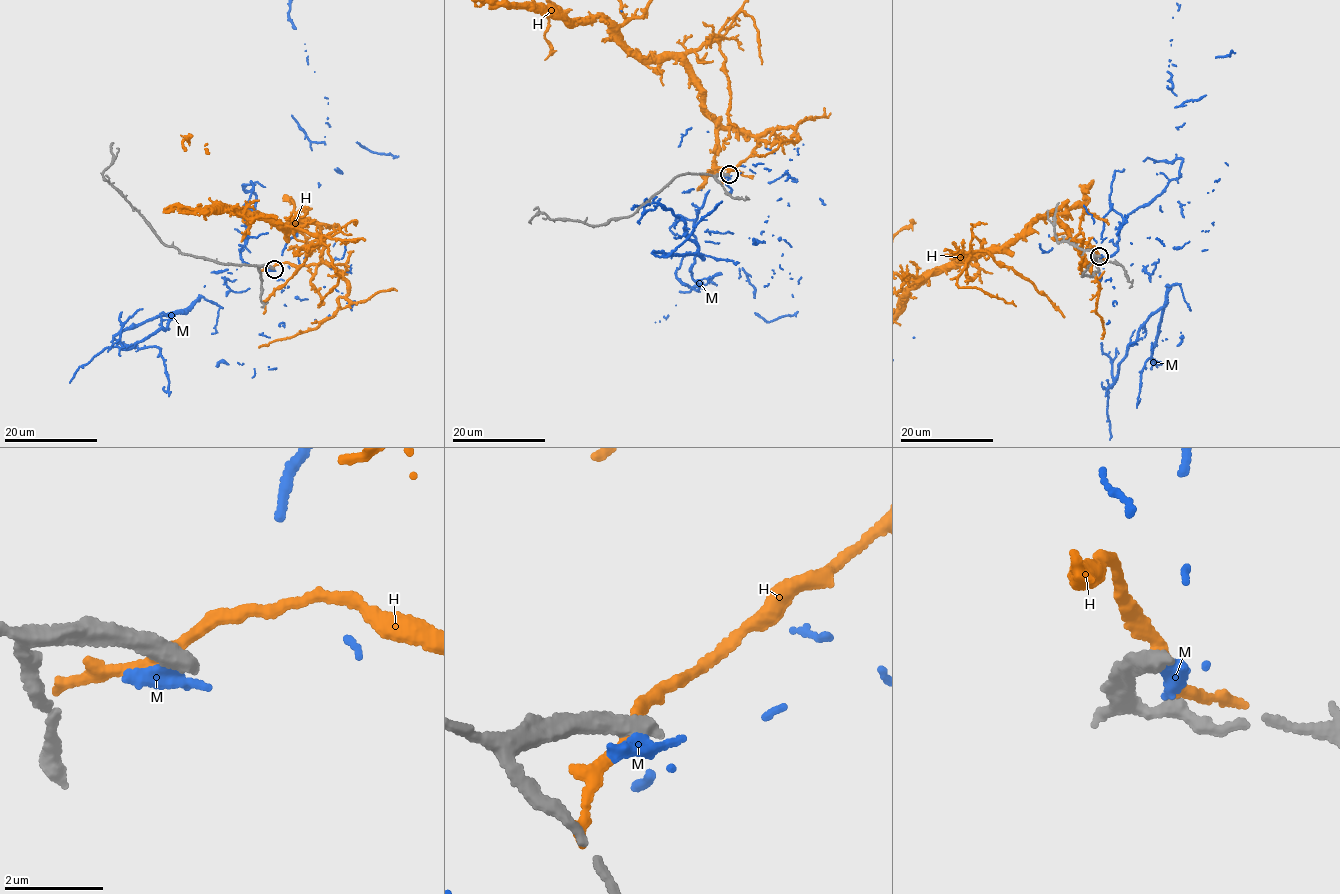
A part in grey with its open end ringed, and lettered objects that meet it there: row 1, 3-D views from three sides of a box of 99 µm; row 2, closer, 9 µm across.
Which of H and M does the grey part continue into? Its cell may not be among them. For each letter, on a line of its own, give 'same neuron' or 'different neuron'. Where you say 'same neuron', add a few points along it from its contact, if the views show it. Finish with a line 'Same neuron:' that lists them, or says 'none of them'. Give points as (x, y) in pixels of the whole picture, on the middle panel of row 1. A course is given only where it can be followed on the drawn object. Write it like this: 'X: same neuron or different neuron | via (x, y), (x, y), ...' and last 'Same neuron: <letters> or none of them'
H: different neuron
M: different neuron
Same neuron: none of them

